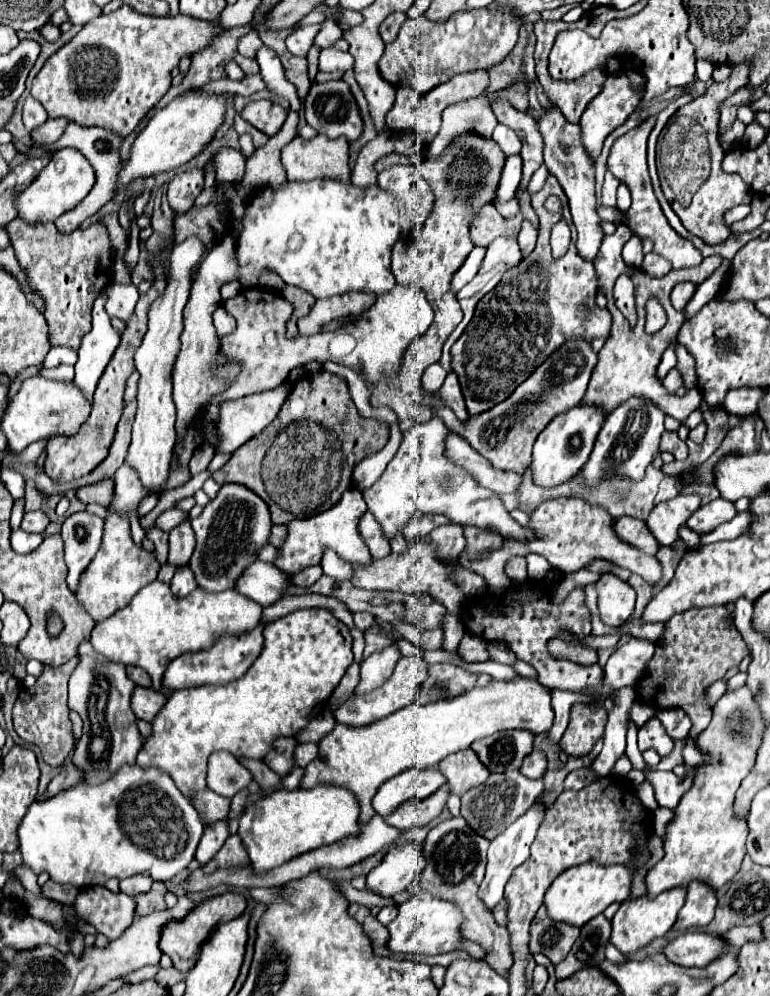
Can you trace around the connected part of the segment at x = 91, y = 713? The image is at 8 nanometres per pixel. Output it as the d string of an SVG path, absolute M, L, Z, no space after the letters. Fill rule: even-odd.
M89 639L79 645L77 657L79 663L69 679L69 709L77 711L79 717L83 719L83 735L75 747L73 763L81 771L85 771L85 781L95 785L107 781L107 777L113 775L121 765L125 763L133 765L139 749L143 747L143 737L137 729L137 719L129 705L135 683L131 683L131 679L127 677L125 665L105 659L91 647ZM97 679L105 679L109 683L105 703L97 703L99 701L99 691L95 691L99 689Z

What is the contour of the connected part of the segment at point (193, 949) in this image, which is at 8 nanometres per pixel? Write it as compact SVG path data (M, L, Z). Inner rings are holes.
M223 893L223 895L217 895L217 897L211 897L211 899L203 901L199 907L195 907L195 911L191 911L191 915L187 915L187 919L183 919L183 923L173 923L171 927L167 927L167 931L163 931L163 939L161 939L159 947L165 955L171 957L175 969L179 969L181 973L187 973L197 963L199 949L207 941L211 931L219 923L231 921L231 919L243 915L245 907L247 907L247 899L239 893Z

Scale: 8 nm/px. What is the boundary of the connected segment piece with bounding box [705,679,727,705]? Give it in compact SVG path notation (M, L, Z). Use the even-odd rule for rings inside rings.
M721 679L721 681L713 683L713 685L707 689L707 693L705 693L707 701L713 705L713 703L723 695L723 691L725 691L725 689L727 689L727 681L725 681L725 679Z

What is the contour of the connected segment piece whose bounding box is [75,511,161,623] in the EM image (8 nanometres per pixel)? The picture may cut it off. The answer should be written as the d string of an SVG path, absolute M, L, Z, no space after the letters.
M109 511L99 555L95 555L91 567L87 567L87 575L83 575L83 583L79 585L75 597L79 599L79 603L83 603L85 611L93 617L93 621L99 623L111 617L115 611L123 609L141 587L155 581L159 569L161 565L157 563L155 555L133 543L131 531L127 527L127 519Z

